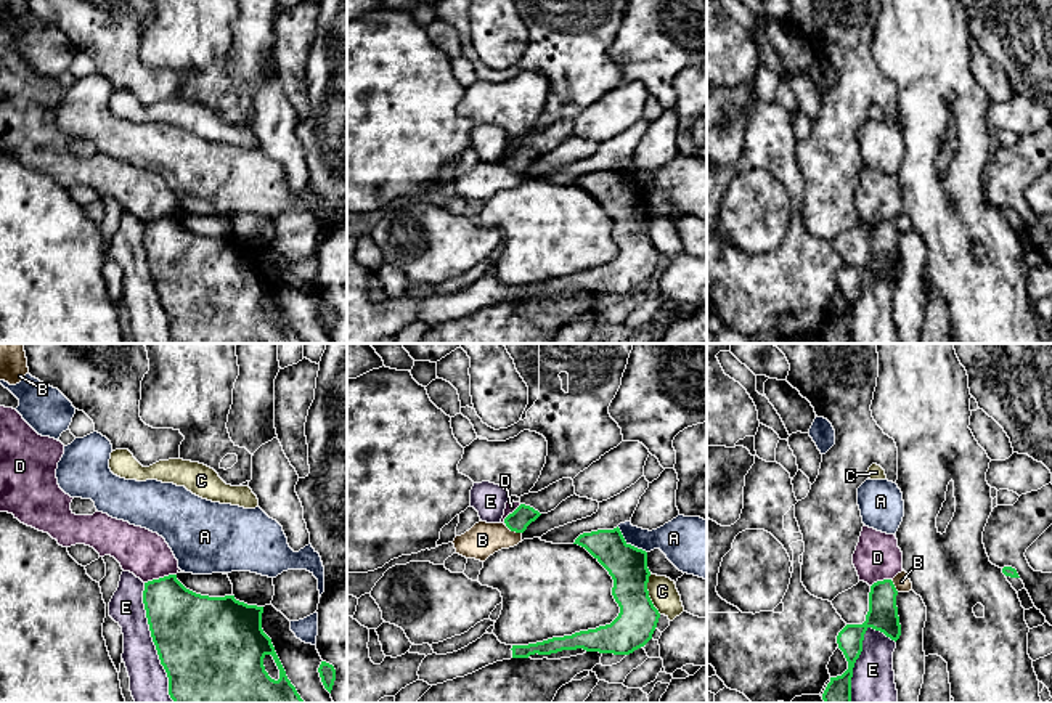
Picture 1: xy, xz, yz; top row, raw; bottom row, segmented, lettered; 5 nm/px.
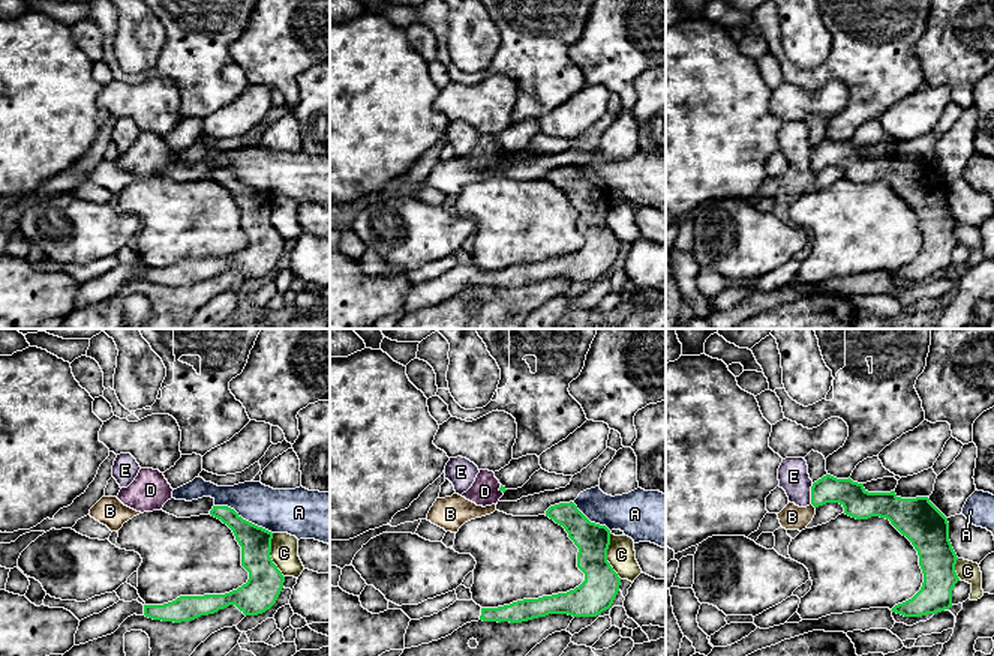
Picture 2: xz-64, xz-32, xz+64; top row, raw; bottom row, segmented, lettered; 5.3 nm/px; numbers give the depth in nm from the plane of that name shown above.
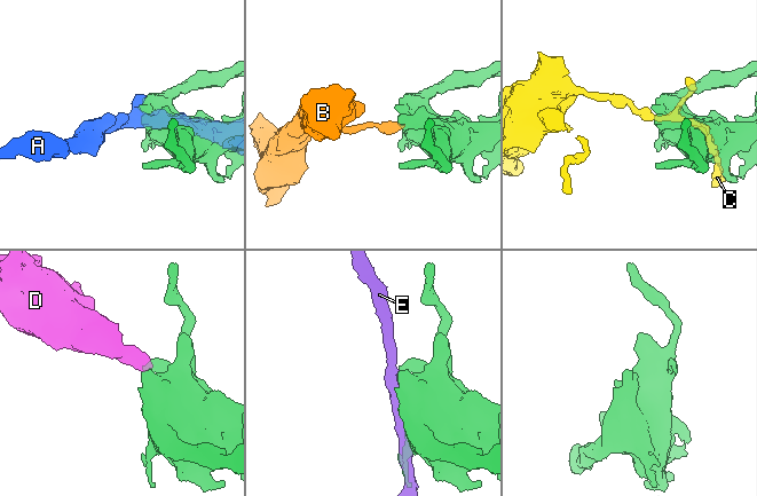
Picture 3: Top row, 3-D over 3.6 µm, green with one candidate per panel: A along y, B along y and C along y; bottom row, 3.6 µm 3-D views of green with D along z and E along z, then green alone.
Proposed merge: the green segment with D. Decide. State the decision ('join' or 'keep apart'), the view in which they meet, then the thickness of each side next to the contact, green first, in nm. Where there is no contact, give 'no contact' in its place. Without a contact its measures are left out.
keep apart; contact in xy; calibres 320 and 240 nm

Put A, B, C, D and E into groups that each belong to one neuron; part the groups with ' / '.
A / B / C / D / E

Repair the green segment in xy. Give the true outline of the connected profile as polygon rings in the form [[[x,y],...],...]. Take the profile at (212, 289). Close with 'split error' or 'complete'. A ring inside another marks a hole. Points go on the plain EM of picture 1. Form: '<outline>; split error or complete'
[[[177,215],[145,223],[143,244],[173,343],[305,343],[262,270],[263,247],[247,246],[234,236],[196,234]],[[267,295],[273,297],[279,310],[278,321],[265,311]]]; complete

